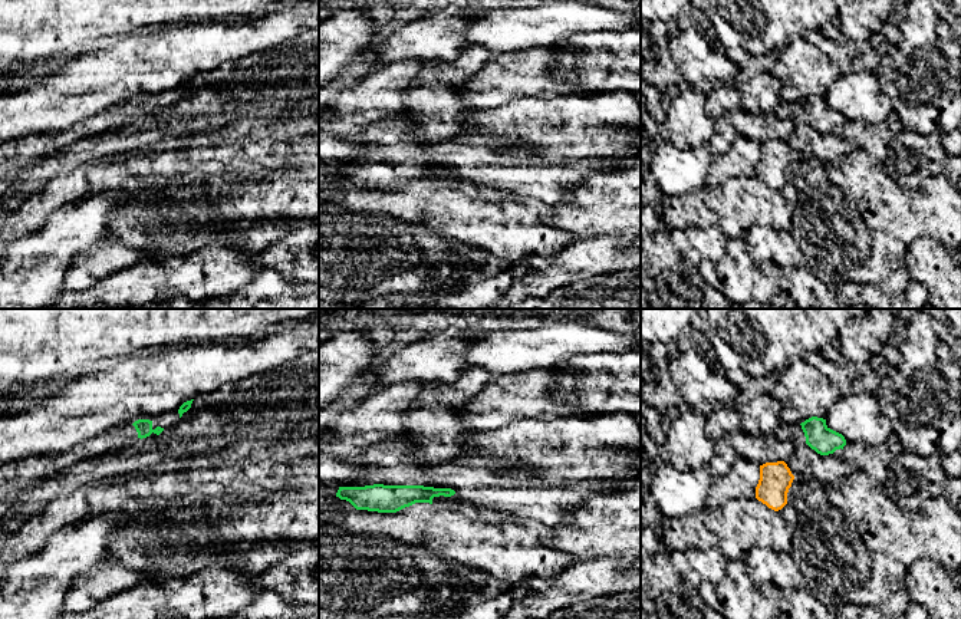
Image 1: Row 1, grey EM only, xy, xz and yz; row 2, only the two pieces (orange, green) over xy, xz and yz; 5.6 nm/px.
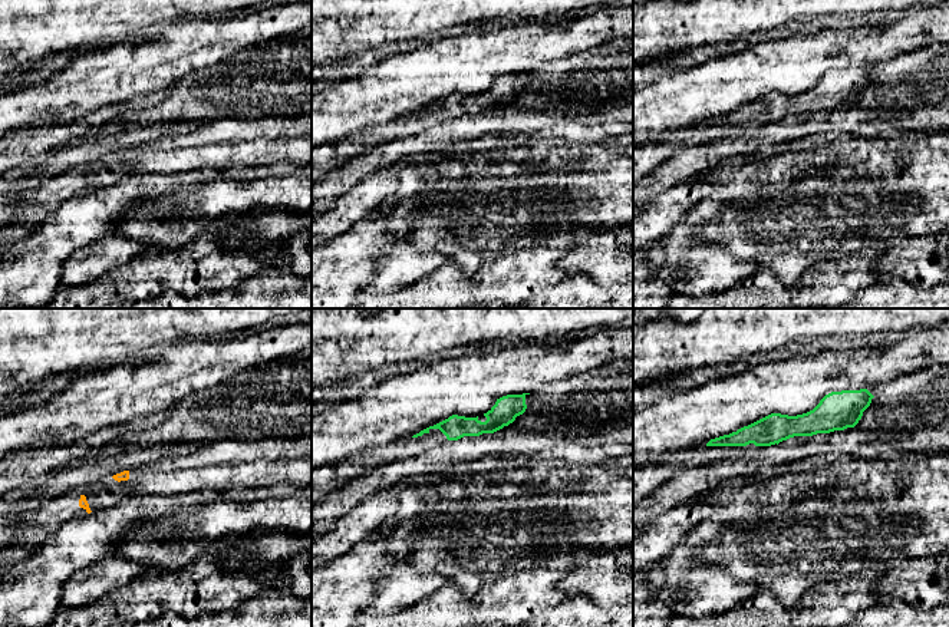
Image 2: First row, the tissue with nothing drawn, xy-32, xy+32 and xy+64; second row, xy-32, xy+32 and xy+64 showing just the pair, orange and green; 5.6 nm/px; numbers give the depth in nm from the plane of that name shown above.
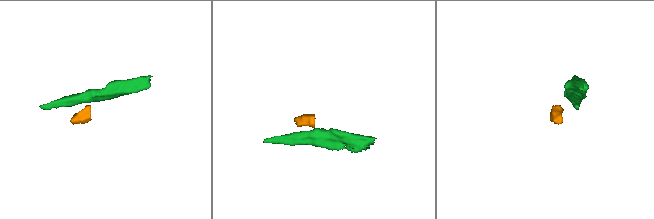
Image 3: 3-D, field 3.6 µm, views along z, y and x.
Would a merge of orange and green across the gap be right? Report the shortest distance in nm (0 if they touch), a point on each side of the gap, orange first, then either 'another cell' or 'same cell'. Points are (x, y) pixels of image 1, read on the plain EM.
160 nm apart; from orange across yz (785, 141), (806, 121); another cell

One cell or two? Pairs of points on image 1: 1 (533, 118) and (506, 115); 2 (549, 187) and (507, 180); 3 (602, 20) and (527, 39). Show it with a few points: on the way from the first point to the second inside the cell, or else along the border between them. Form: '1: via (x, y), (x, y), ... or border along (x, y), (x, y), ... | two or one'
1: via (526, 115), (513, 115) | one
2: via (539, 183), (517, 183) | one
3: via (583, 20), (550, 20), (546, 23) | one

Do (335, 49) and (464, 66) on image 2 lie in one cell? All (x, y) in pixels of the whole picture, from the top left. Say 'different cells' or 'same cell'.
different cells

